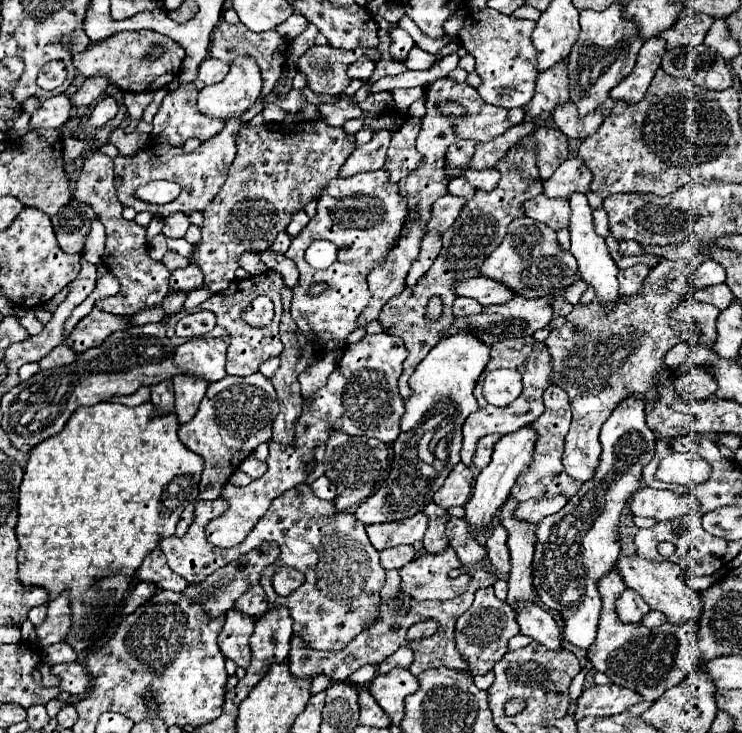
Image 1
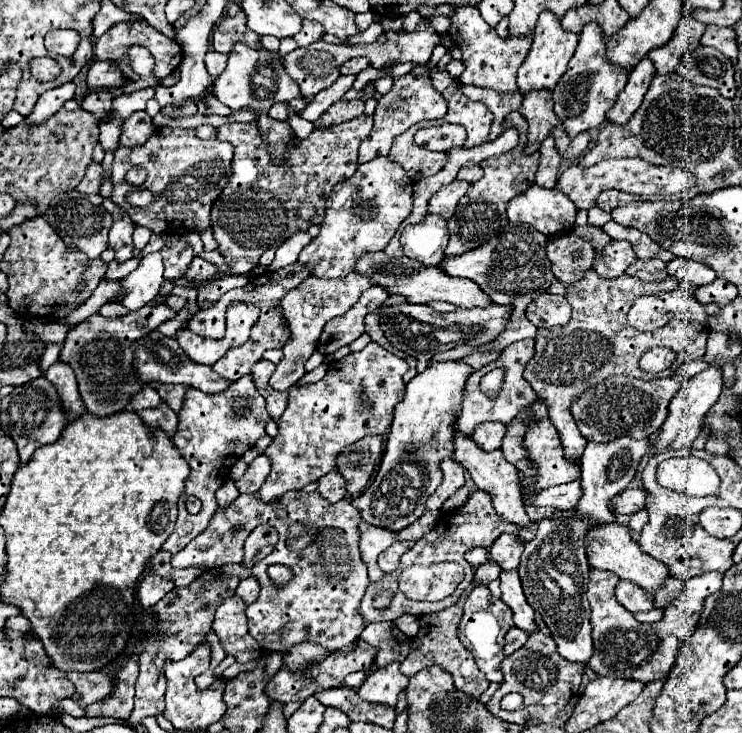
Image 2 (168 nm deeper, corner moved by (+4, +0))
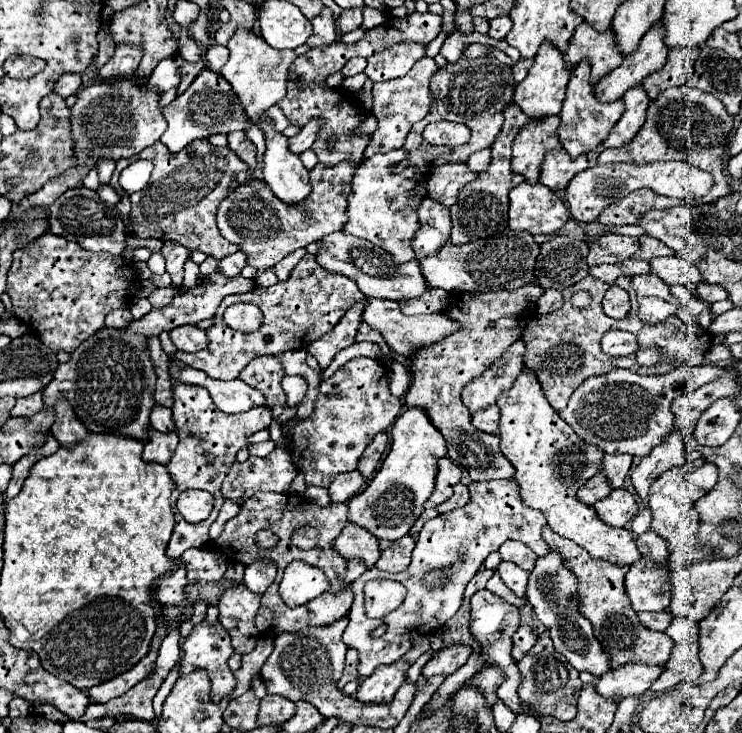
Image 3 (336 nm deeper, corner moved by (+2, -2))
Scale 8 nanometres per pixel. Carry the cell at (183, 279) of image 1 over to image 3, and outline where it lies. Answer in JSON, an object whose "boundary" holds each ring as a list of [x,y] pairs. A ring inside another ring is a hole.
{"boundary":[[[236,251],[236,253],[220,259],[220,269],[218,269],[218,273],[224,273],[226,277],[234,277],[234,275],[238,275],[244,267],[246,267],[246,253]]]}

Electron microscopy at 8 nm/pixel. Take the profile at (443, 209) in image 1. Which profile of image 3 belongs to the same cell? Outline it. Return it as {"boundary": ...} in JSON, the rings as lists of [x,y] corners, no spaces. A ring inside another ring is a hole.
{"boundary":[[[450,163],[432,169],[428,175],[428,197],[444,203],[454,205],[458,199],[458,191],[476,179],[476,173],[468,169],[466,163]]]}

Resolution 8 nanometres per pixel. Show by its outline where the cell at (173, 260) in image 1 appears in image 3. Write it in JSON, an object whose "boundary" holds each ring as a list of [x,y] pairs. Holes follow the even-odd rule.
{"boundary":[[[164,243],[162,255],[164,255],[164,259],[166,259],[166,271],[170,273],[172,283],[174,283],[174,285],[182,285],[182,275],[184,275],[182,265],[184,265],[184,261],[190,257],[190,253],[188,253],[182,245]]]}

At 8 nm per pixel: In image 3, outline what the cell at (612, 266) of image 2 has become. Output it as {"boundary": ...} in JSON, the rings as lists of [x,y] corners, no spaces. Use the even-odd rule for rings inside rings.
{"boundary":[[[616,233],[600,235],[588,245],[590,245],[590,253],[588,253],[590,267],[602,265],[602,263],[622,263],[630,259],[640,247],[636,237],[626,237],[626,235],[616,235]]]}

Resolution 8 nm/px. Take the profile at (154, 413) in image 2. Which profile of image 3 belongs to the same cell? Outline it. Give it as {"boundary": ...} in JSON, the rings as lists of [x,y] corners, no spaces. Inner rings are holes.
{"boundary":[[[150,429],[150,441],[144,445],[144,453],[142,459],[146,463],[162,463],[168,465],[176,445],[178,445],[178,435],[176,433],[158,433],[154,429]]]}

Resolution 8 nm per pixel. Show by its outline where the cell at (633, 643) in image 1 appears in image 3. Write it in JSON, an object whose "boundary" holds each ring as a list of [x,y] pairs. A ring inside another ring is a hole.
{"boundary":[[[548,525],[542,529],[542,537],[548,543],[548,547],[552,547],[556,553],[560,553],[564,565],[568,565],[568,569],[576,575],[576,579],[578,579],[576,593],[580,599],[578,611],[592,623],[596,639],[610,653],[612,669],[616,669],[628,661],[646,663],[646,665],[662,665],[664,661],[670,659],[674,641],[666,633],[646,629],[638,621],[638,615],[630,605],[630,599],[624,589],[624,575],[628,573],[630,567],[618,567],[614,563],[590,557],[590,553],[586,553],[586,549],[582,549],[580,545],[576,545],[570,539],[558,537],[558,533],[554,533]]]}

